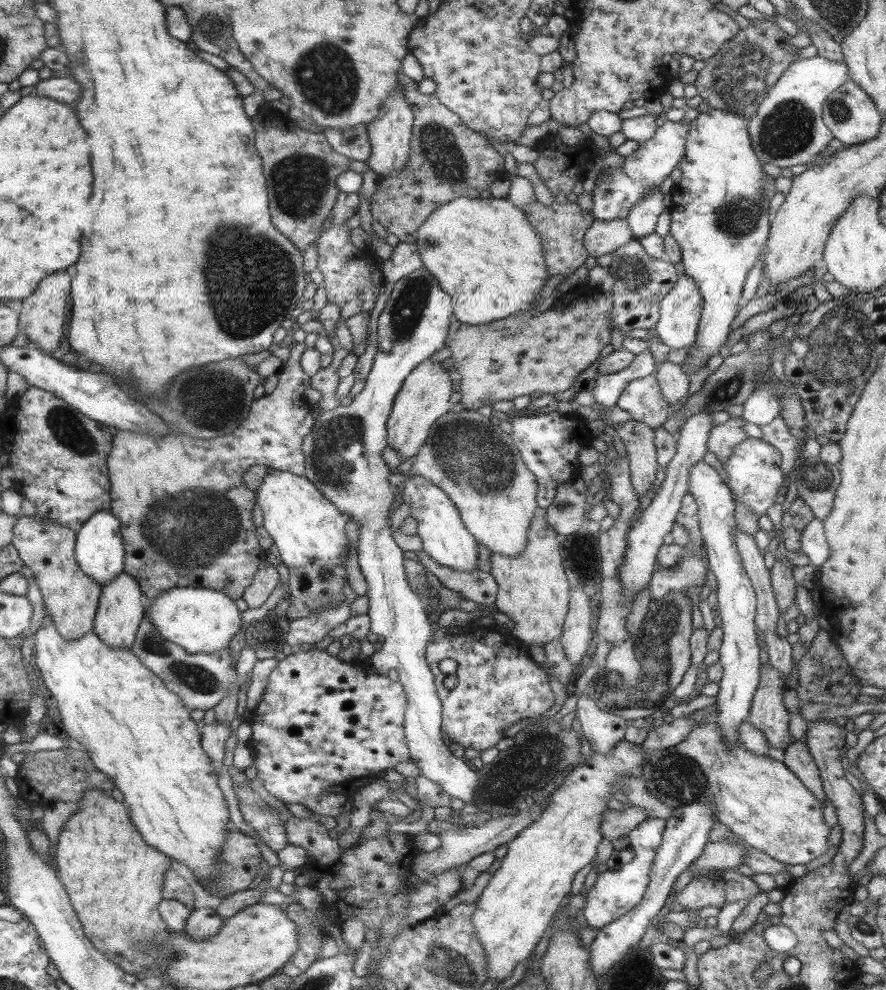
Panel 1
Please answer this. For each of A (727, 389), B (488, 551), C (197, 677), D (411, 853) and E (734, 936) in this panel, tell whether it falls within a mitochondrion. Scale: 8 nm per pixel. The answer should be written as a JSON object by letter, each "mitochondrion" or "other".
{"A":"mitochondrion","B":"other","C":"mitochondrion","D":"other","E":"other"}

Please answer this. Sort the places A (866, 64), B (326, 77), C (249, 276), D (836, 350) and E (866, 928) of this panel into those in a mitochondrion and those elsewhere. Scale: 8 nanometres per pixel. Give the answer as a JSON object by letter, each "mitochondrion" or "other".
{"A":"other","B":"mitochondrion","C":"mitochondrion","D":"mitochondrion","E":"mitochondrion"}

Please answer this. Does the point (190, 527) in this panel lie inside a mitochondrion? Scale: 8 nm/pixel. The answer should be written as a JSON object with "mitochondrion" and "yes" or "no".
{"mitochondrion":"yes"}

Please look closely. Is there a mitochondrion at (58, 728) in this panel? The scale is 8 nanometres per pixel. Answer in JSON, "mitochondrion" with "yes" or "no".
{"mitochondrion":"no"}

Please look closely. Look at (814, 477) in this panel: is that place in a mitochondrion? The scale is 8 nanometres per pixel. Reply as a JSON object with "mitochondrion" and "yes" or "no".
{"mitochondrion":"yes"}

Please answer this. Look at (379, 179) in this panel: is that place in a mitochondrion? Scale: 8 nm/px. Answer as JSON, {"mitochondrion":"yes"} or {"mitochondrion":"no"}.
{"mitochondrion":"no"}

